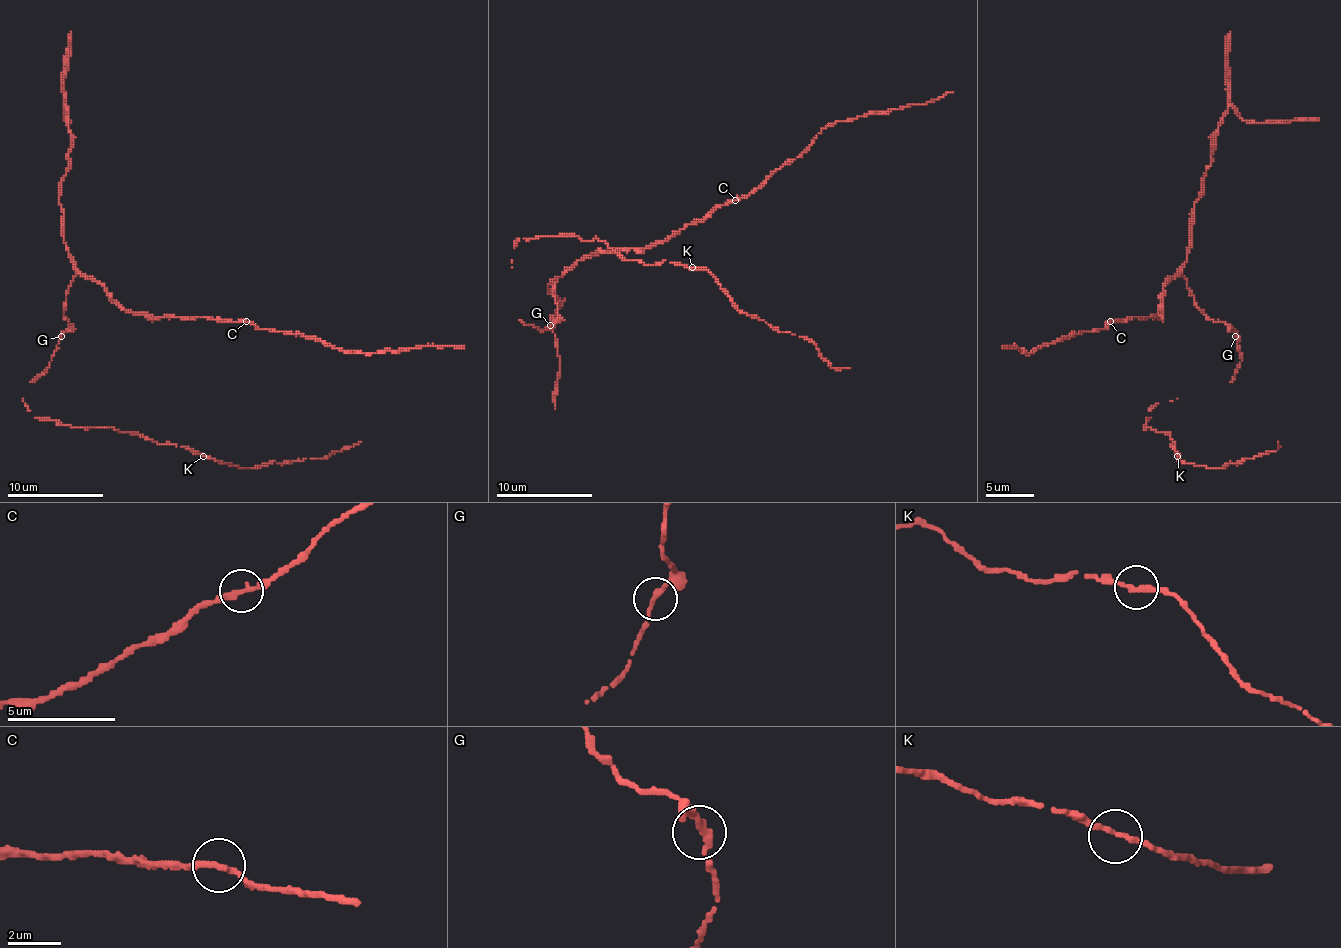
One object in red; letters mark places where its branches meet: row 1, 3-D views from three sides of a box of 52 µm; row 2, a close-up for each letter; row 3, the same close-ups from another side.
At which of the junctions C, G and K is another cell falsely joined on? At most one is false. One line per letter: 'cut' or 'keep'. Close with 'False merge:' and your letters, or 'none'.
C: keep
G: keep
K: keep
False merge: none

